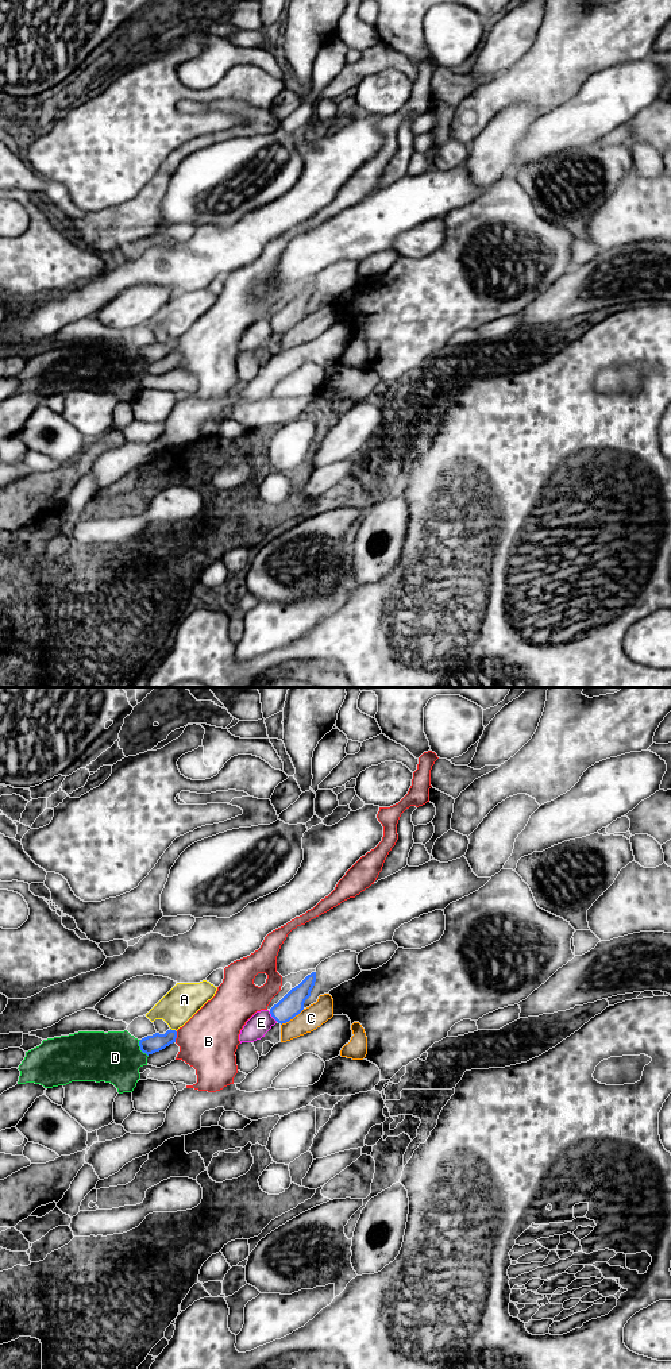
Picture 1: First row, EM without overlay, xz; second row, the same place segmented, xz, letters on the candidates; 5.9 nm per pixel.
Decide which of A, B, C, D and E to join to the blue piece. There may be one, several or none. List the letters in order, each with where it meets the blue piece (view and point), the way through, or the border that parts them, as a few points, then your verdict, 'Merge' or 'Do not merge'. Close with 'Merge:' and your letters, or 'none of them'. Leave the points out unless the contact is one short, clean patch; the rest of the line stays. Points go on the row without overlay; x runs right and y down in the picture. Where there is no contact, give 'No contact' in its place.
A: Touches blue at xz (173, 339). Do not merge
B: Touches blue at xz (176, 346). Do not merge
C: Touches blue at xz (292, 327). Boundary: xz (304, 317), (281, 334). Do not merge
D: Touches blue at xz (141, 357). Do not merge
E: Touches blue at xz (273, 326). Do not merge
Merge: none of them

